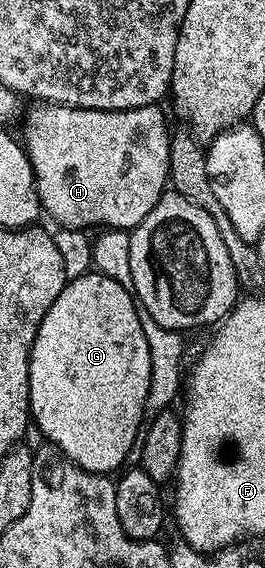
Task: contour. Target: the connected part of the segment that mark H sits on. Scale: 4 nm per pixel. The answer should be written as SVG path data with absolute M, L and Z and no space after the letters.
M39 102L25 114L26 139L24 146L26 156L34 170L34 180L38 182L38 200L42 202L43 212L55 219L59 228L81 228L91 229L97 223L103 223L106 229L133 229L152 213L156 201L160 201L162 192L167 190L170 177L170 137L171 128L166 128L166 115L162 112L161 106L141 107L140 109L128 109L127 111L101 111L100 109L80 109L79 107L65 107L59 103Z

